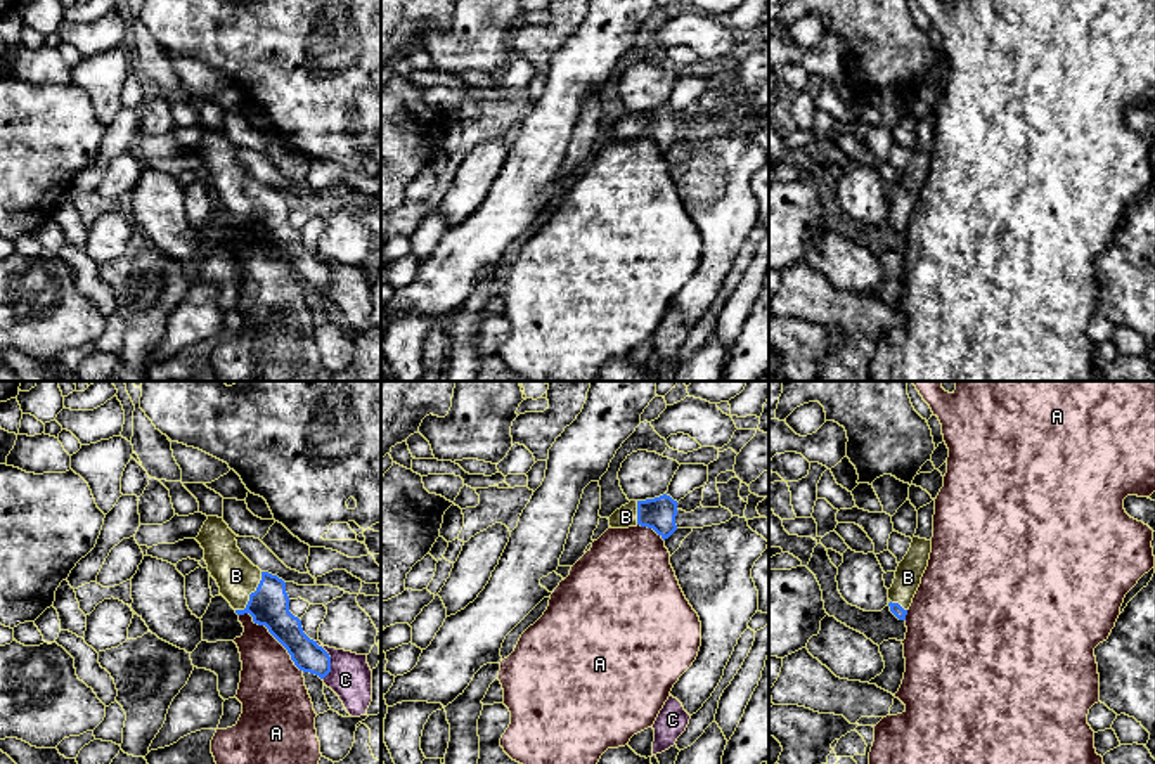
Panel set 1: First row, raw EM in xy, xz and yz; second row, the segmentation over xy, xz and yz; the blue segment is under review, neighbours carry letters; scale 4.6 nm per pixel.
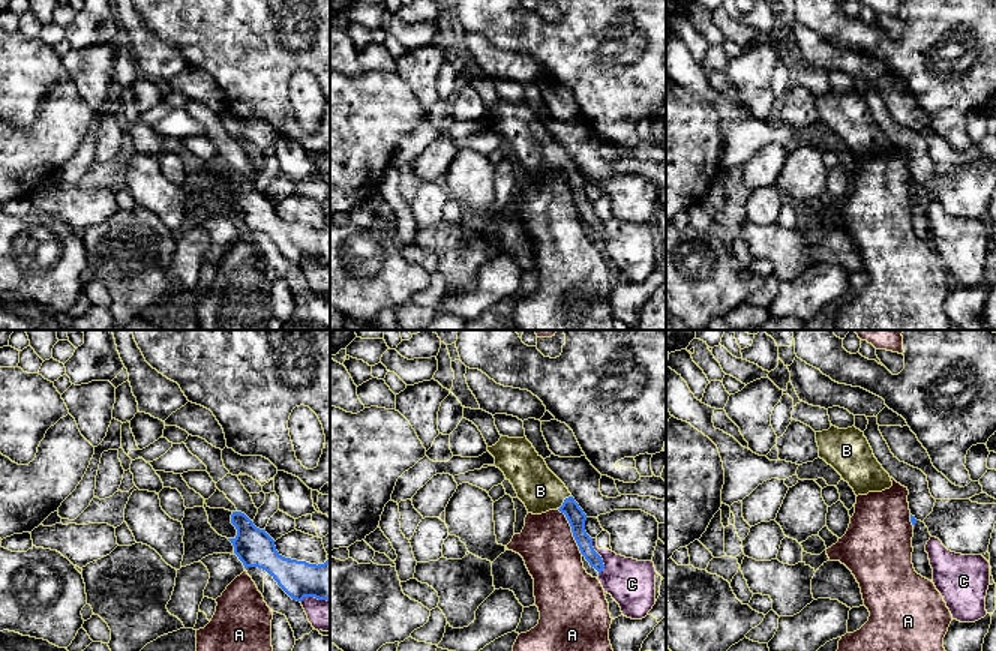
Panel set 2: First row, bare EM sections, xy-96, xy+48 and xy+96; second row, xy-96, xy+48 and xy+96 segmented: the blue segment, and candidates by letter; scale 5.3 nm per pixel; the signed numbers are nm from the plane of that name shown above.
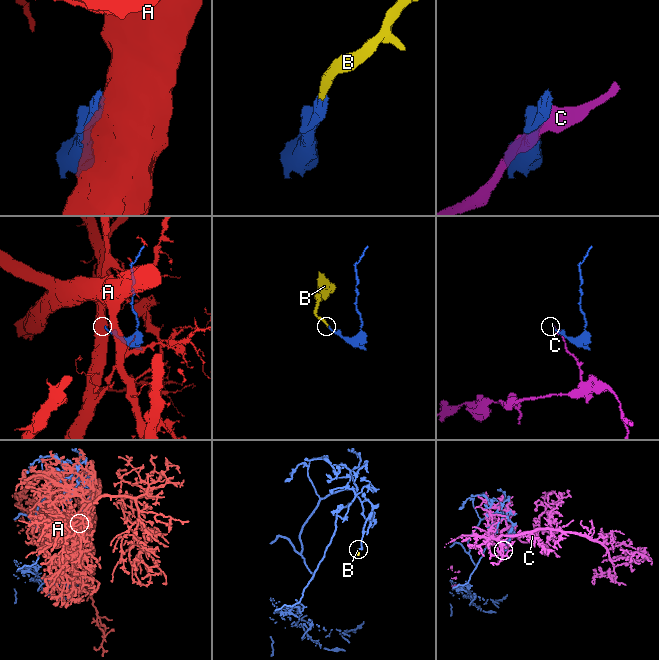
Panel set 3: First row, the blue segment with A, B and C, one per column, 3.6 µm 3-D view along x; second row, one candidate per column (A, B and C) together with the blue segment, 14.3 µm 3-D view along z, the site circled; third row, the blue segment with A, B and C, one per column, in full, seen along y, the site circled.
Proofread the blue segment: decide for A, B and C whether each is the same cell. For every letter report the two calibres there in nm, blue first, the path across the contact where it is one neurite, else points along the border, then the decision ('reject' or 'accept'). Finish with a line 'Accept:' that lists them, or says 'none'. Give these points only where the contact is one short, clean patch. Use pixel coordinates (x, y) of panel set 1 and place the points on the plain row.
A: 190 nm thick on the blue side, 300 nm on the other; reject
B: 190 nm thick on the blue side, 190 nm on the other; runs through xy (269, 217), (258, 207), (250, 207), (236, 187); accept
C: 140 nm thick on the blue side, 200 nm on the other; reject
Accept: B

